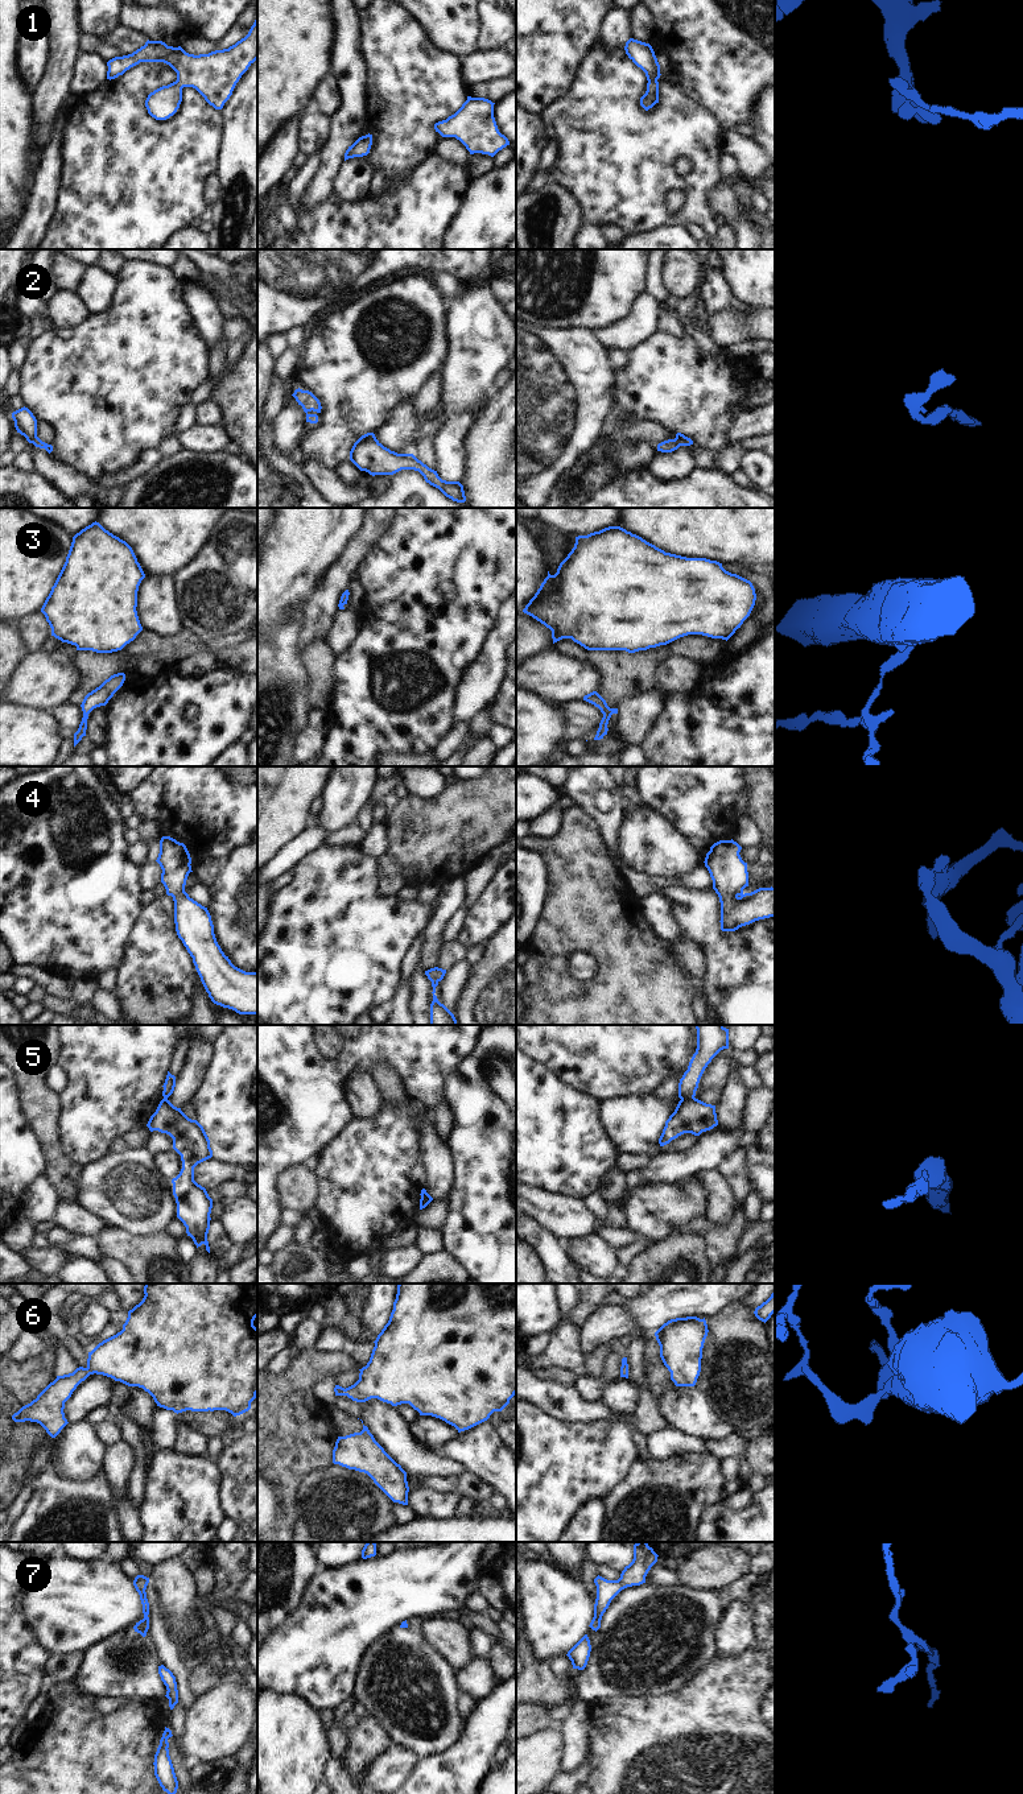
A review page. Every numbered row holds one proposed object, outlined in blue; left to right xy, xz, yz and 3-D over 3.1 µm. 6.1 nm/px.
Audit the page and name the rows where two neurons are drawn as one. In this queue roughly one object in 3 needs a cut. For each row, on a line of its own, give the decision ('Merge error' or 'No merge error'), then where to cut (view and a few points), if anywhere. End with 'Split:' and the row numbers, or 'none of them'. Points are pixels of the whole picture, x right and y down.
1: No merge error. No split
2: No merge error. No split
3: No merge error. No split
4: No merge error. No split
5: Merge error. Split along yz (693, 1096), (681, 1099)
6: No merge error. No split
7: No merge error. No split
Split: 5.

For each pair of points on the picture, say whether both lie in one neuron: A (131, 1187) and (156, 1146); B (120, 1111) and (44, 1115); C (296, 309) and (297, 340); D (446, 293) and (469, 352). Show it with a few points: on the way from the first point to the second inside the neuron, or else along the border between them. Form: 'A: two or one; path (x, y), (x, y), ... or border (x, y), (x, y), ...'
A: two; border (148, 1148), (156, 1153)
B: two; border (61, 1094), (62, 1145)
C: two; border (306, 325), (293, 325), (285, 333)
D: two; border (461, 280), (461, 290), (446, 302)

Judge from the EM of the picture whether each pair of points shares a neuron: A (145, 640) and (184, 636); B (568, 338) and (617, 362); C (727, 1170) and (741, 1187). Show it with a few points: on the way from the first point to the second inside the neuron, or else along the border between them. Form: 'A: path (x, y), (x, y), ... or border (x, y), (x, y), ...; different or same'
A: path (155, 643), (174, 643); same
B: border (606, 348), (606, 360), (613, 370); different
C: path (731, 1174), (739, 1183); same

